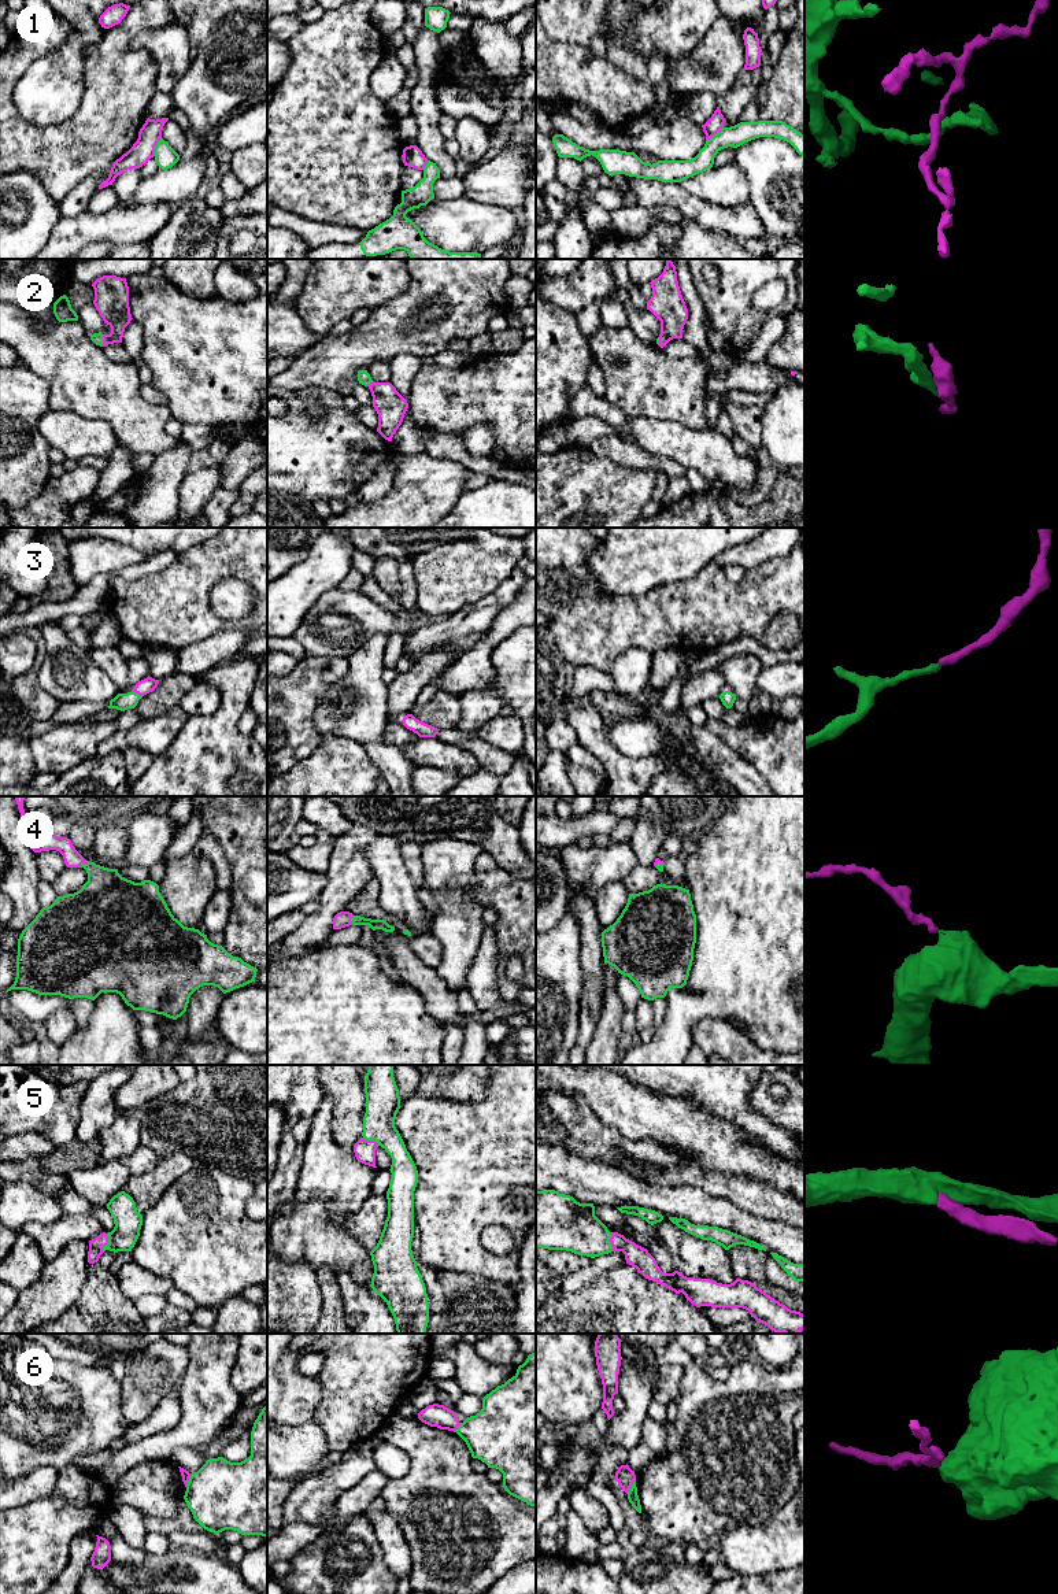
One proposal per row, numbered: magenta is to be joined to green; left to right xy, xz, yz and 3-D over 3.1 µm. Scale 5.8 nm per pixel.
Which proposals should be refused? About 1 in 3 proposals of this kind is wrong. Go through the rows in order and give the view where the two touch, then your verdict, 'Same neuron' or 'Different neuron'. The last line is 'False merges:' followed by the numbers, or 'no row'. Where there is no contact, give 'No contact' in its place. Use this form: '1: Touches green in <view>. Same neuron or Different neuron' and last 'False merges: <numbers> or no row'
1: Touches green in xy. Different neuron
2: Touches green in xy. Same neuron
3: Touches green in xy. Same neuron
4: Touches green in xz. Same neuron
5: Touches green in xy. Same neuron
6: Touches green in yz. Different neuron
False merges: 1, 6

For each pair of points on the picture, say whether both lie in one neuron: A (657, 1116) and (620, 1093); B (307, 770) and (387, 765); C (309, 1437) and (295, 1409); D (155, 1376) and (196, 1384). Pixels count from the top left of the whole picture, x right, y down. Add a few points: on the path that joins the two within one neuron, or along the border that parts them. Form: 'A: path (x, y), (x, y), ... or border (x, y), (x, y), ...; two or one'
A: path (647, 1116), (642, 1114), (629, 1102); one
B: border (357, 740), (365, 747), (367, 755), (387, 781); two
C: border (311, 1419), (298, 1424), (281, 1424); two
D: border (188, 1350), (187, 1371), (177, 1383); two

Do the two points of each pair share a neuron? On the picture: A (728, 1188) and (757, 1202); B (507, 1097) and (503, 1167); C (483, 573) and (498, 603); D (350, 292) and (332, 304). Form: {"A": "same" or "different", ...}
{"A": "same", "B": "same", "C": "different", "D": "same"}

